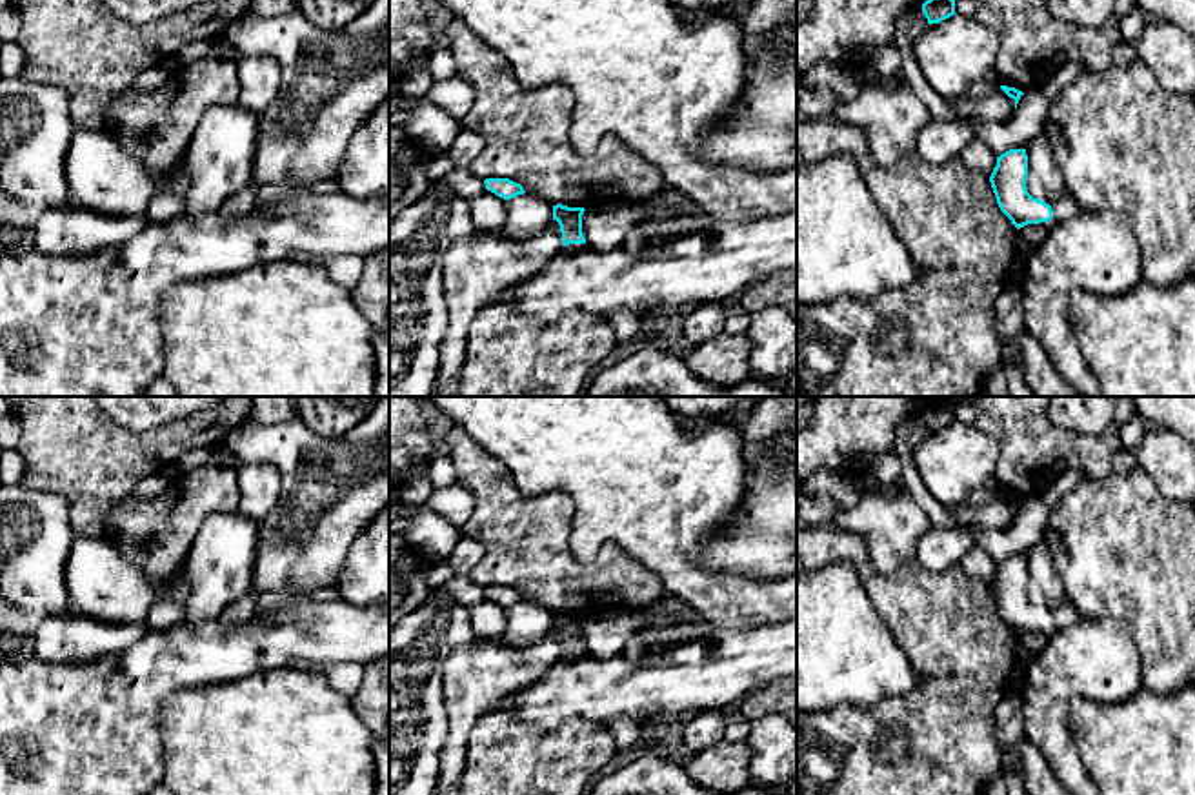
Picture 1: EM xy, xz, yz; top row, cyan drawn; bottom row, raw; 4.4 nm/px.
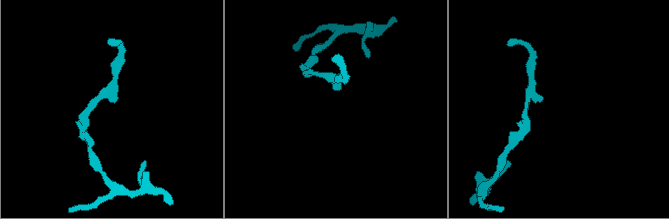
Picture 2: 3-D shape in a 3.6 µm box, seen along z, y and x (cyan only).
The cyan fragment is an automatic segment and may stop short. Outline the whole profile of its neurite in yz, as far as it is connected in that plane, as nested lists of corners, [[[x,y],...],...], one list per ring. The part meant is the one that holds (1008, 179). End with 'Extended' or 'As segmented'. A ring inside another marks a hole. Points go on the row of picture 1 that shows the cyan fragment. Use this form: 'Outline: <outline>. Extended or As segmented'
Outline: [[[1009,149],[997,156],[989,176],[1000,211],[1020,229],[1028,224],[1048,220],[1062,222],[1079,211],[1075,198],[1068,193],[1053,204],[1033,198],[1026,187],[1028,155],[1026,149]]]. Extended

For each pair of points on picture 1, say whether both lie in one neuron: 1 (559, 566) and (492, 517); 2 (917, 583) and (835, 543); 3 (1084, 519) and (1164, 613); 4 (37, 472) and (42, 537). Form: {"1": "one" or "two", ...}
{"1": "one", "2": "one", "3": "one", "4": "two"}

